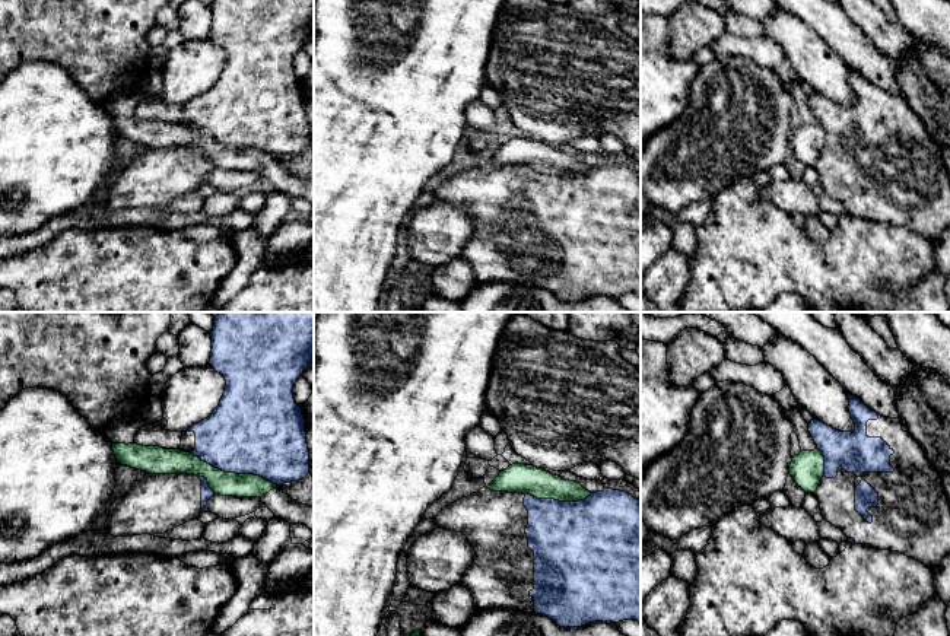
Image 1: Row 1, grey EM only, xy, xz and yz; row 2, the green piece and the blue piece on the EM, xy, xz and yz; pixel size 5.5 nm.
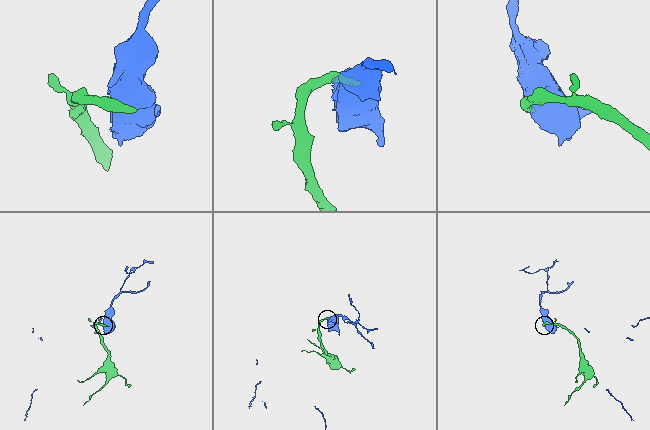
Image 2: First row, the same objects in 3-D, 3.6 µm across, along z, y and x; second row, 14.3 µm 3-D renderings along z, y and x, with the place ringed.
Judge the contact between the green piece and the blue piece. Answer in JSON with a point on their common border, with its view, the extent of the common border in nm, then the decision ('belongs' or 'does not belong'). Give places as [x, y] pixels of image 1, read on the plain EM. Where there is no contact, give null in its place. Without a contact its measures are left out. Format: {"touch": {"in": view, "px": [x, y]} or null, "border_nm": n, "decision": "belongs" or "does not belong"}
{"touch": {"in": "xy", "px": [234, 146]}, "border_nm": 500, "decision": "does not belong"}

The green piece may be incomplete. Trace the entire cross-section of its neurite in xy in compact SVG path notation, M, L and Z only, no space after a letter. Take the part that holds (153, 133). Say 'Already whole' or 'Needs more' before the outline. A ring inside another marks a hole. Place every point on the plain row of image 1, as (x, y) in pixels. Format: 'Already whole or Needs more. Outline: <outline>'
Needs more. Outline: M112 117L117 134L147 147L194 147L204 150L215 168L260 171L274 190L306 198L314 206L314 181L298 177L280 159L254 147L225 146L191 125L137 117Z

